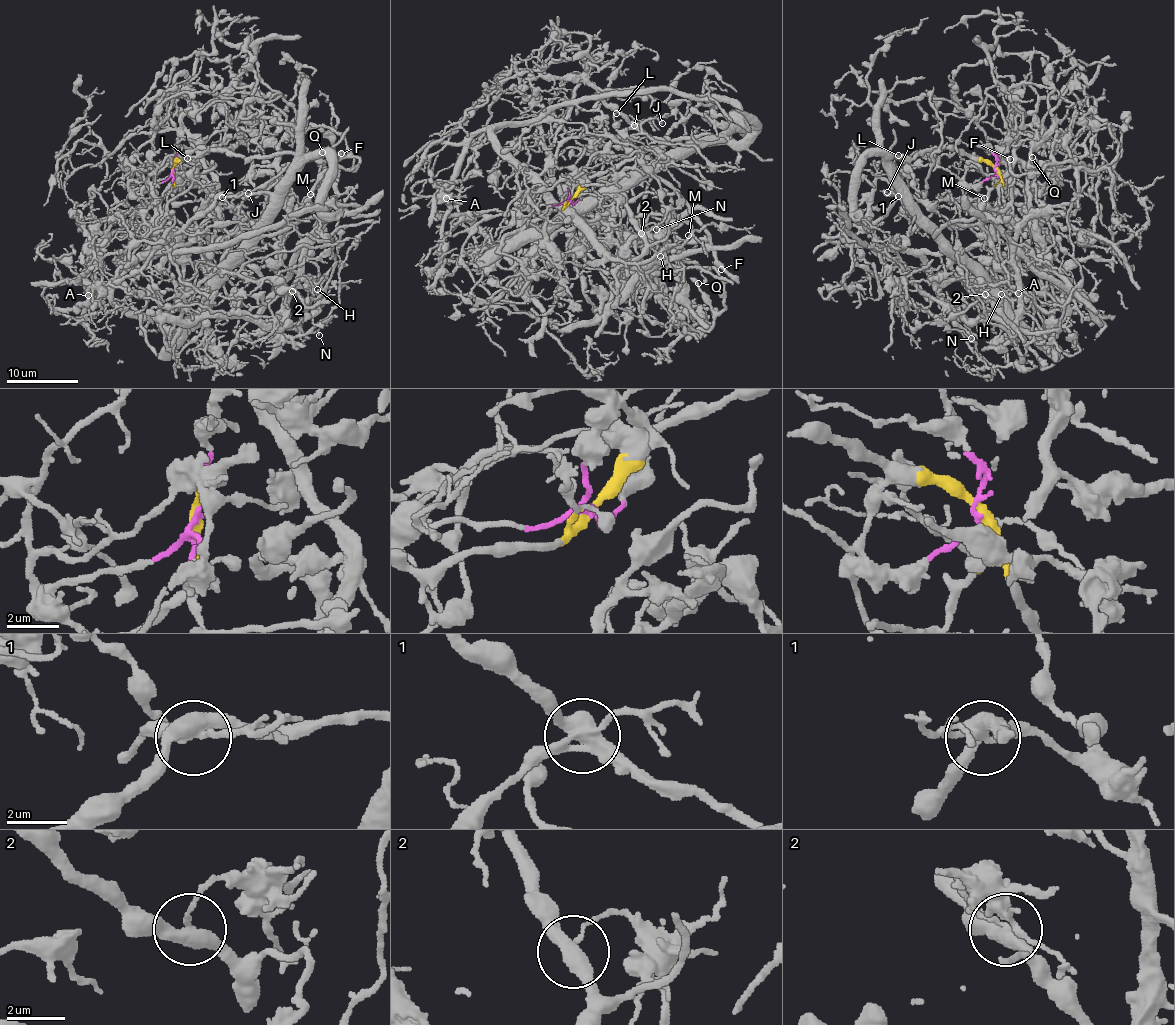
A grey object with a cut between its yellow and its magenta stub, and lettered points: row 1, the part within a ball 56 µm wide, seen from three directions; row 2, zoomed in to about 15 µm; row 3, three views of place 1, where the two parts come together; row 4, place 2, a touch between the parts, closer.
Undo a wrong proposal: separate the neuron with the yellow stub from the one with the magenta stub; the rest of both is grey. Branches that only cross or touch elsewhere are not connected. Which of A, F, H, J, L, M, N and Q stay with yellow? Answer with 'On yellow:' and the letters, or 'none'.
On yellow: F, L, M, N, Q

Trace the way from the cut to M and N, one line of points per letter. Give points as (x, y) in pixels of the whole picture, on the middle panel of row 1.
M: (568, 200), (592, 177), (647, 151), (713, 135), (651, 173), (673, 189), (707, 235), (688, 234)
N: (568, 200), (647, 151), (713, 135), (614, 197), (656, 244), (668, 230), (662, 206), (656, 230)

